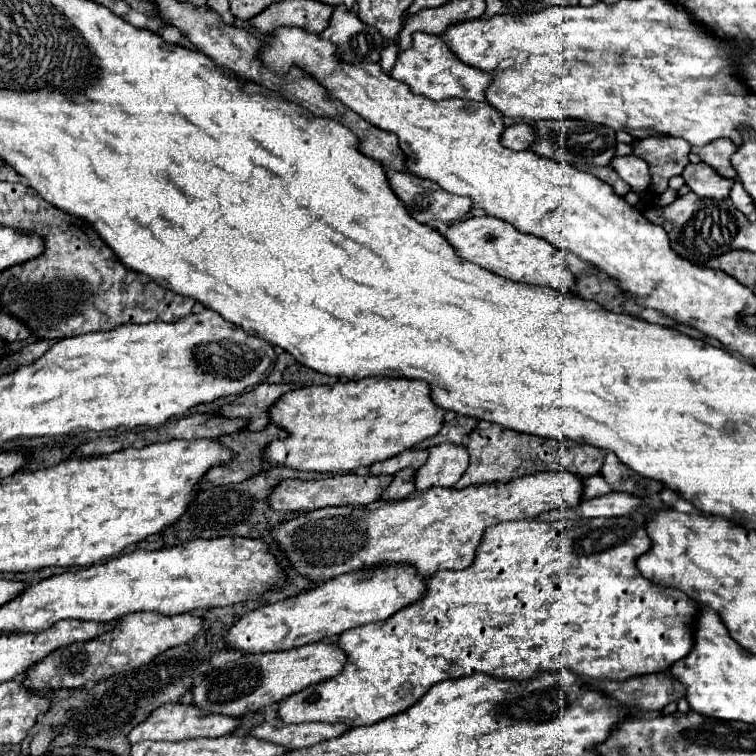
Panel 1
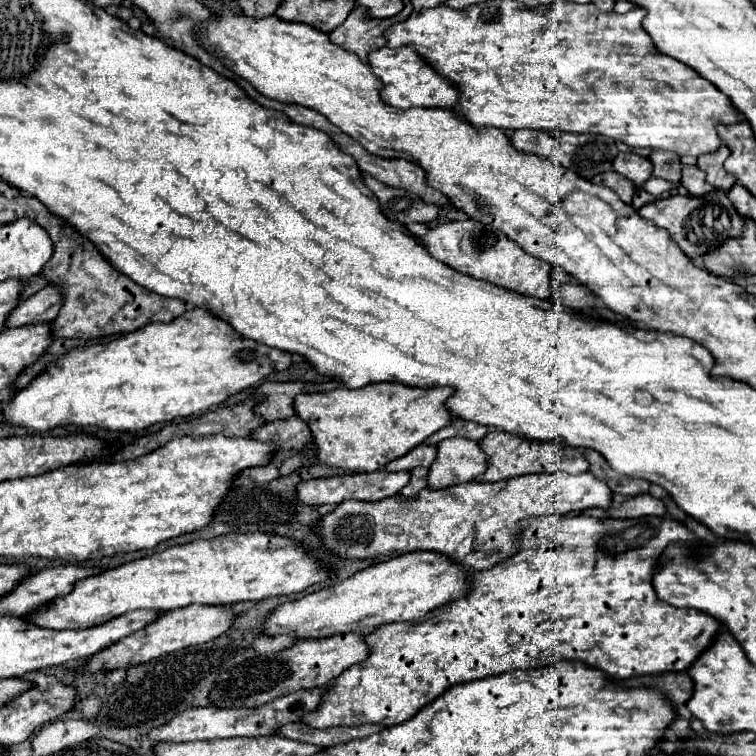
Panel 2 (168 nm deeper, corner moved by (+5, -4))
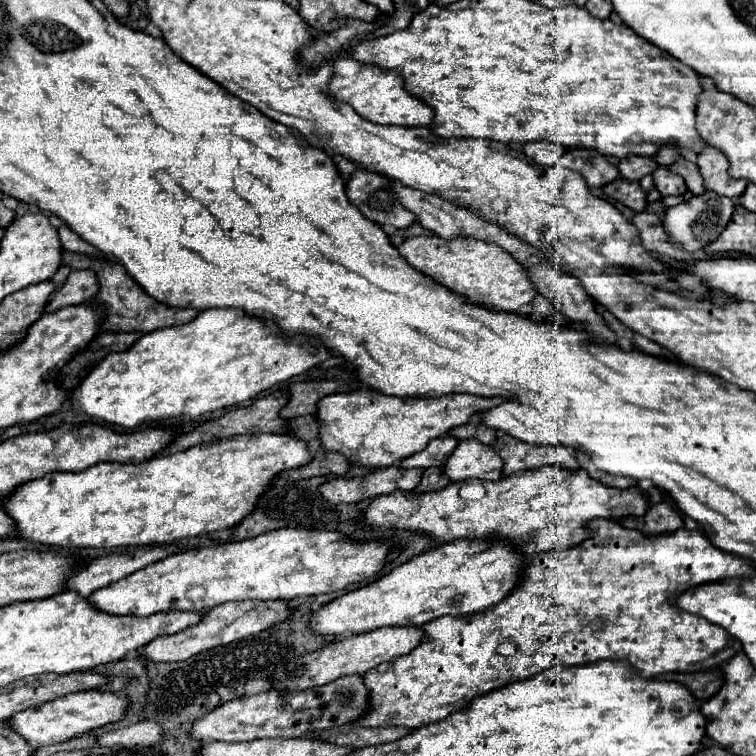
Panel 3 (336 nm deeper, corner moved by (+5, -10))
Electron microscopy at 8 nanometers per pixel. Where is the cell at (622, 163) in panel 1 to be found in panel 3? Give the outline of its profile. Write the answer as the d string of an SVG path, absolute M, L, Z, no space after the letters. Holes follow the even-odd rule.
M627 156L625 160L619 162L619 172L625 180L635 180L639 182L645 174L651 174L659 164L653 158L645 158L645 156Z

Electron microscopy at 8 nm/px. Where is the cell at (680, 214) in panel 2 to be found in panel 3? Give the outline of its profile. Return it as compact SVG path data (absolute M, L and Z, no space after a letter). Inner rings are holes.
M703 192L701 196L693 196L691 200L669 208L663 226L671 234L673 242L679 242L685 246L685 250L693 252L697 248L705 248L707 244L711 244L725 230L725 226L731 220L731 214L733 214L731 198L717 196L715 192Z

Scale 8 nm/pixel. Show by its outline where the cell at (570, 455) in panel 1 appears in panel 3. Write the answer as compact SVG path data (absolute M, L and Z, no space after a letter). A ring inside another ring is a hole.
M499 432L493 448L505 462L503 476L515 474L519 470L535 470L547 464L559 464L569 470L579 468L575 466L575 450L565 446L535 446Z

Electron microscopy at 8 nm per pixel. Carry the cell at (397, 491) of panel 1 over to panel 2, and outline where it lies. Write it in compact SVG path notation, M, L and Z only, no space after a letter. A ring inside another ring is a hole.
M415 468L415 470L411 470L411 482L409 482L399 494L415 496L415 494L419 494L425 486L427 486L427 470L425 470L425 468Z

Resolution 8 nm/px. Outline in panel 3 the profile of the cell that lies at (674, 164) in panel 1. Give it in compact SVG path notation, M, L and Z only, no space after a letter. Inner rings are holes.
M659 166L653 172L655 188L661 192L661 196L683 196L687 192L687 186L681 176L669 172L667 166Z

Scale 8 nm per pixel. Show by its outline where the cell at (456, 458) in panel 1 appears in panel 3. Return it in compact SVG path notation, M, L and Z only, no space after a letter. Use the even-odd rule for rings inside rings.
M475 438L459 442L445 464L445 474L451 478L451 482L461 482L467 478L499 480L501 470L503 464L497 452Z

